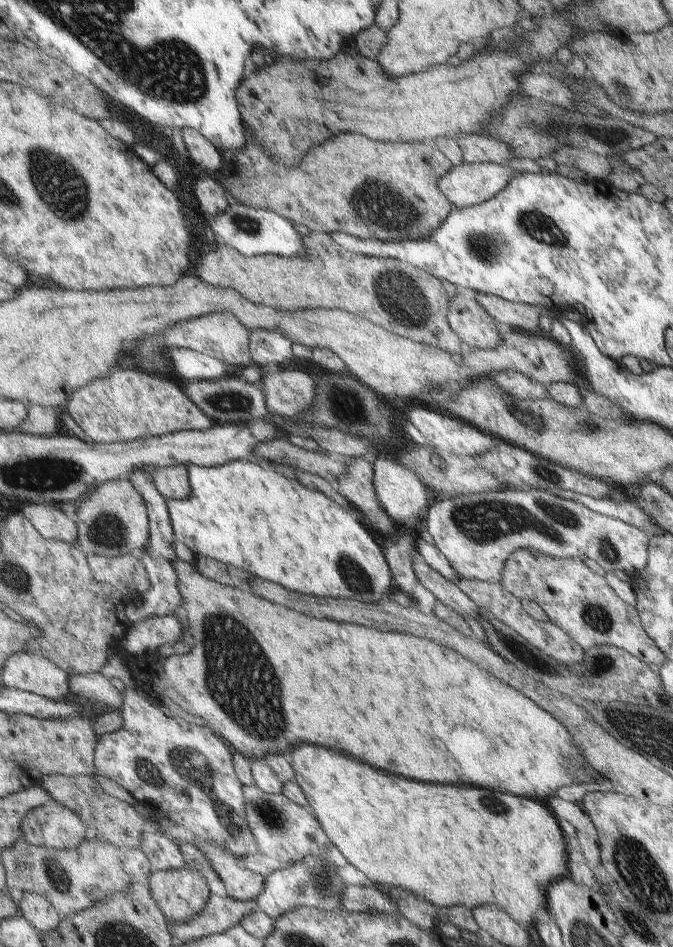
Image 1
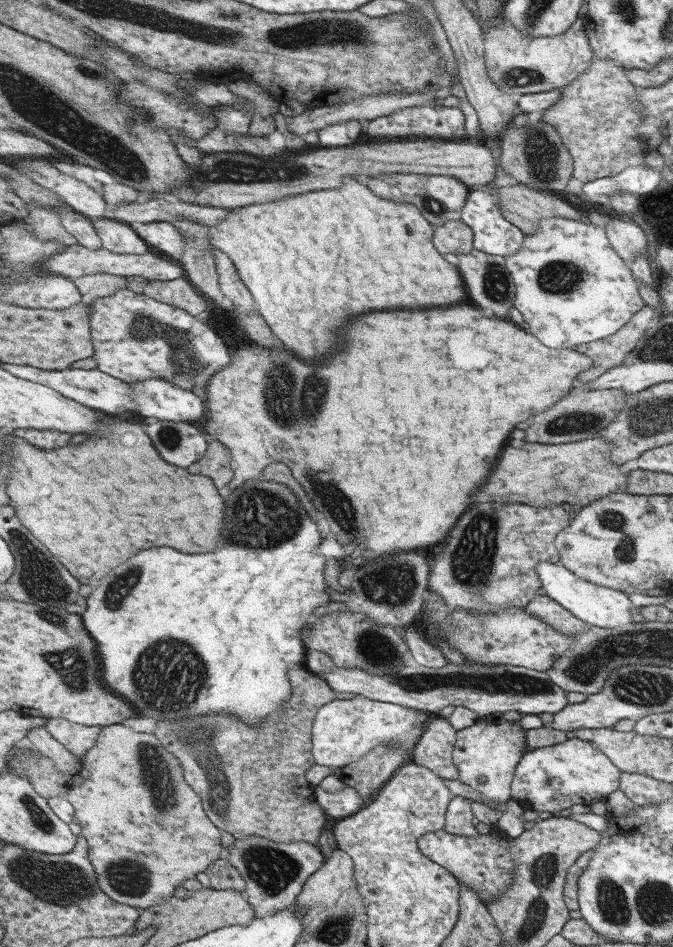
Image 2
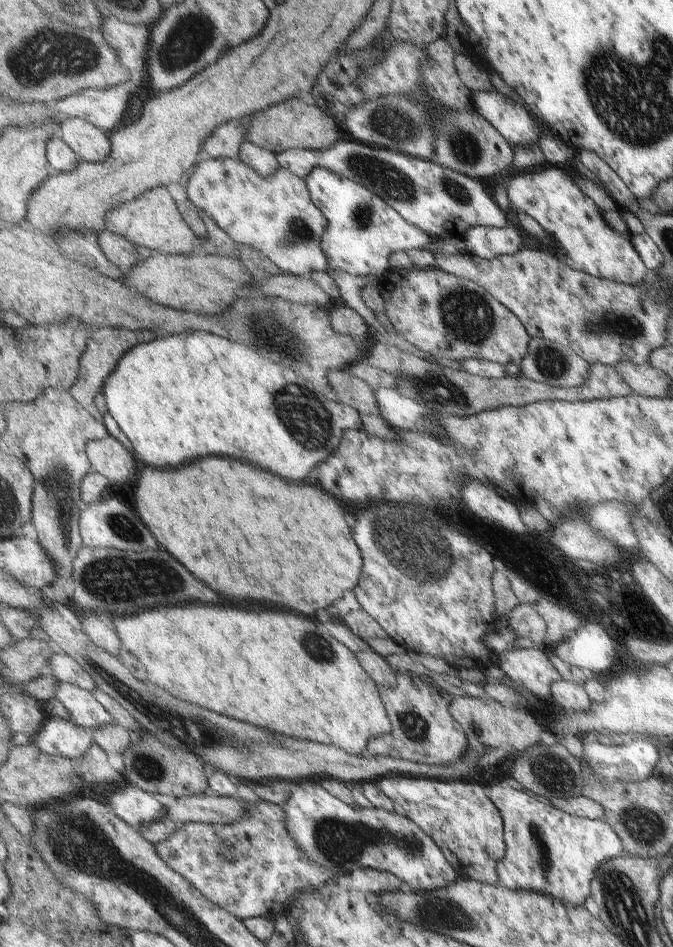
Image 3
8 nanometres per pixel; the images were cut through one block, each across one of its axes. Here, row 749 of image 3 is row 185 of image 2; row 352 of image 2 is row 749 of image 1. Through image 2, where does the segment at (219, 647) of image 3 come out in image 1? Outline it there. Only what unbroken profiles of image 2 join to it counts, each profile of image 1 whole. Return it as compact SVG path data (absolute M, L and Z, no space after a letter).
M301 746L293 752L293 758L289 758L295 770L295 778L299 788L305 792L311 812L317 816L319 824L323 824L323 828L327 830L329 840L345 854L347 862L351 866L355 866L369 884L403 884L399 888L407 890L407 892L415 892L417 896L421 896L427 902L431 902L435 908L449 908L449 906L465 906L469 910L477 910L475 906L485 906L491 904L497 910L505 912L509 918L513 918L513 922L517 922L523 930L529 928L531 922L537 920L537 912L541 908L545 908L547 902L547 884L551 880L559 880L561 876L567 874L567 858L565 858L565 836L561 836L561 830L555 822L555 818L549 814L547 808L543 808L543 804L527 800L527 798L519 798L519 796L511 796L511 794L499 794L499 792L491 792L491 790L483 790L483 788L475 788L475 786L453 786L453 784L423 784L423 782L413 782L413 780L405 780L399 776L391 776L391 774L383 774L377 772L365 764L359 764L355 760L351 760L351 756L345 756L341 752L329 750L329 748L321 748L321 746Z

